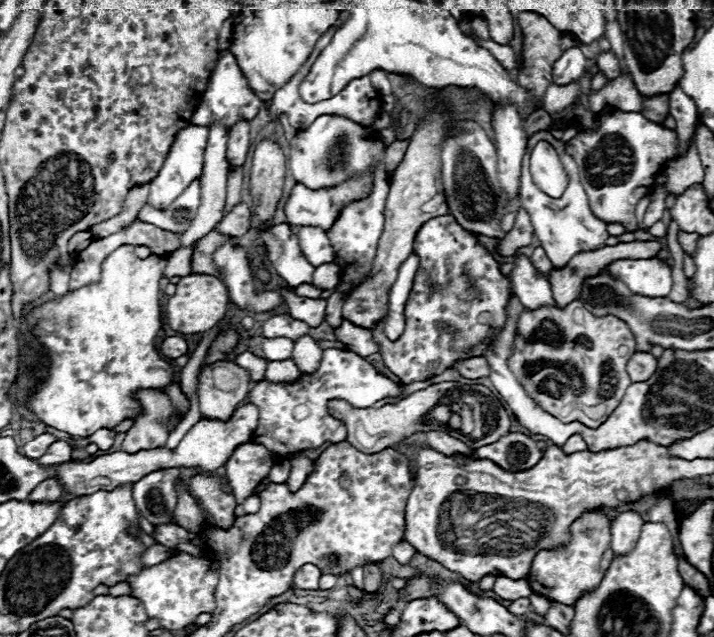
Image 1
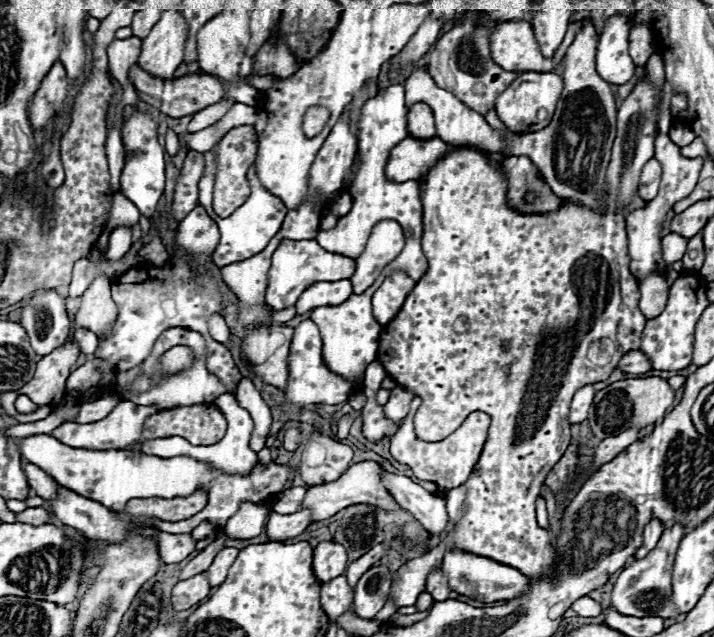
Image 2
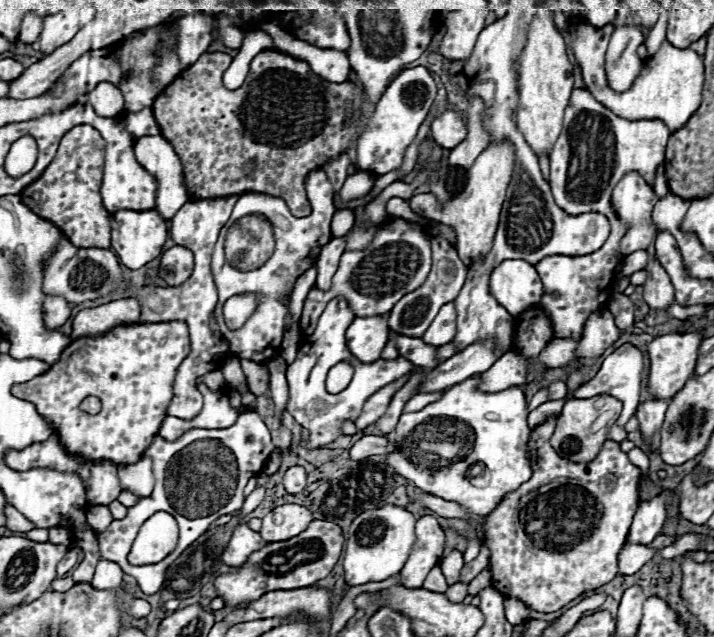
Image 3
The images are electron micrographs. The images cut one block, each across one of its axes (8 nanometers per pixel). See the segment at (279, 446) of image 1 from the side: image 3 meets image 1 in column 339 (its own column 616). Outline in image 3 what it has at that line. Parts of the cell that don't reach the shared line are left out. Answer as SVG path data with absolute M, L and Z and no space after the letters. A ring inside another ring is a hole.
M624 344L624 346L616 348L616 350L604 360L602 368L598 370L598 374L596 374L590 382L582 384L582 386L574 392L574 398L590 398L590 396L598 396L598 394L610 394L610 396L618 398L618 400L624 404L620 418L618 418L618 420L610 426L610 430L608 430L608 436L606 436L608 440L614 440L614 442L626 440L628 432L624 430L624 426L626 426L626 422L636 414L636 408L638 408L638 404L640 404L642 372L644 372L644 354L642 354L636 346L632 346L632 344Z

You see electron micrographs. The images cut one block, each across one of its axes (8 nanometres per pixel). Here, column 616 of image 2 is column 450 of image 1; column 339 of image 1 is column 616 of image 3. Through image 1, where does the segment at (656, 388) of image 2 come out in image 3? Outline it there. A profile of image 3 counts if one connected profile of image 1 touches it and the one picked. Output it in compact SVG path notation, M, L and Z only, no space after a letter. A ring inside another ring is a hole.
M600 394L588 400L568 400L562 414L556 420L556 430L550 438L552 448L566 460L572 462L590 462L596 458L596 454L600 452L602 444L606 442L606 432L608 428L616 422L616 418L620 416L622 410L622 402L608 396L608 394Z

